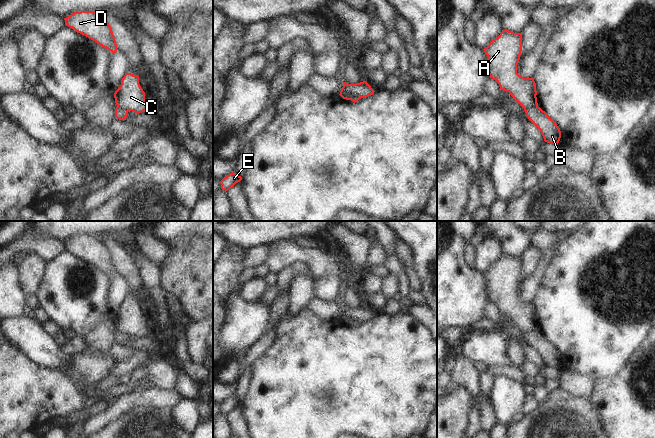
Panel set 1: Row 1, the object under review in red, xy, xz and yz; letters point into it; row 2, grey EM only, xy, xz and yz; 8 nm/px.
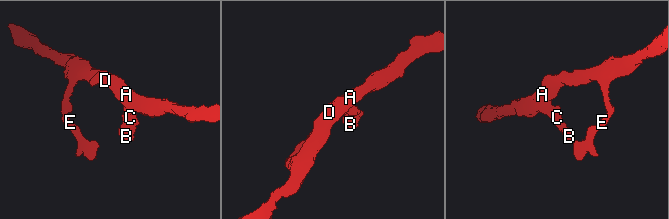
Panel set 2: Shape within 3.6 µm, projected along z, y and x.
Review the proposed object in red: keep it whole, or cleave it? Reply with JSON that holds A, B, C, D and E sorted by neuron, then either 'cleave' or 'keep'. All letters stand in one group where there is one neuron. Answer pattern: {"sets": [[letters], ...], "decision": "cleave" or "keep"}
{"sets": [["A", "C", "D", "E"], ["B"]], "decision": "cleave"}

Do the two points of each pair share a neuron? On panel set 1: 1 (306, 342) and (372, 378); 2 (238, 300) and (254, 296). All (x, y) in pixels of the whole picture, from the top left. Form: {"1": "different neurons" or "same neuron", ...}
{"1": "same neuron", "2": "different neurons"}

